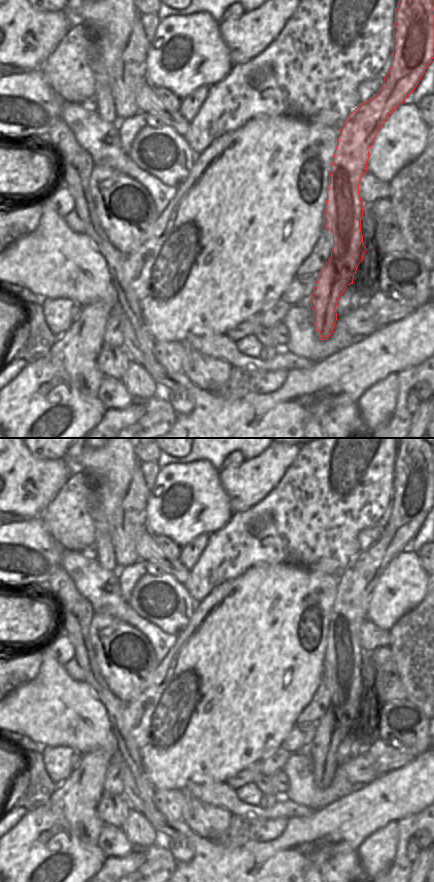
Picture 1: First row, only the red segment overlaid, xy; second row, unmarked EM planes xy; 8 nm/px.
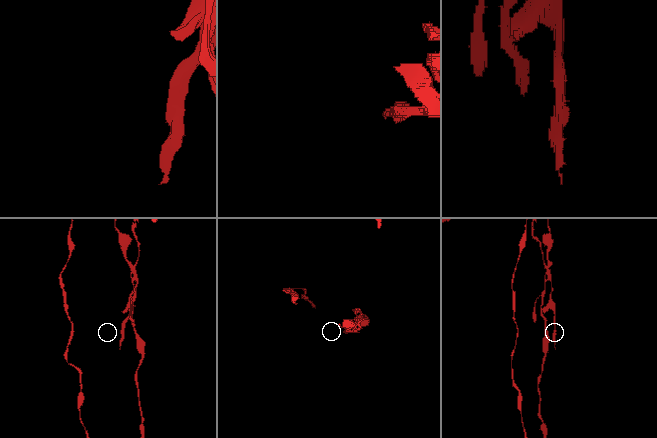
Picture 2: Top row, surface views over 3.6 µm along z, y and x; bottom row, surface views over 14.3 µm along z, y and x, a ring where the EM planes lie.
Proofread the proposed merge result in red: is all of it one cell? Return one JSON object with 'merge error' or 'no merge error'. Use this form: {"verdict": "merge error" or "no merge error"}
{"verdict": "merge error"}

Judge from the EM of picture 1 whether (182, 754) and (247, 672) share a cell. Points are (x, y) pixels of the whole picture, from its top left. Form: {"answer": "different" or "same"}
{"answer": "same"}

